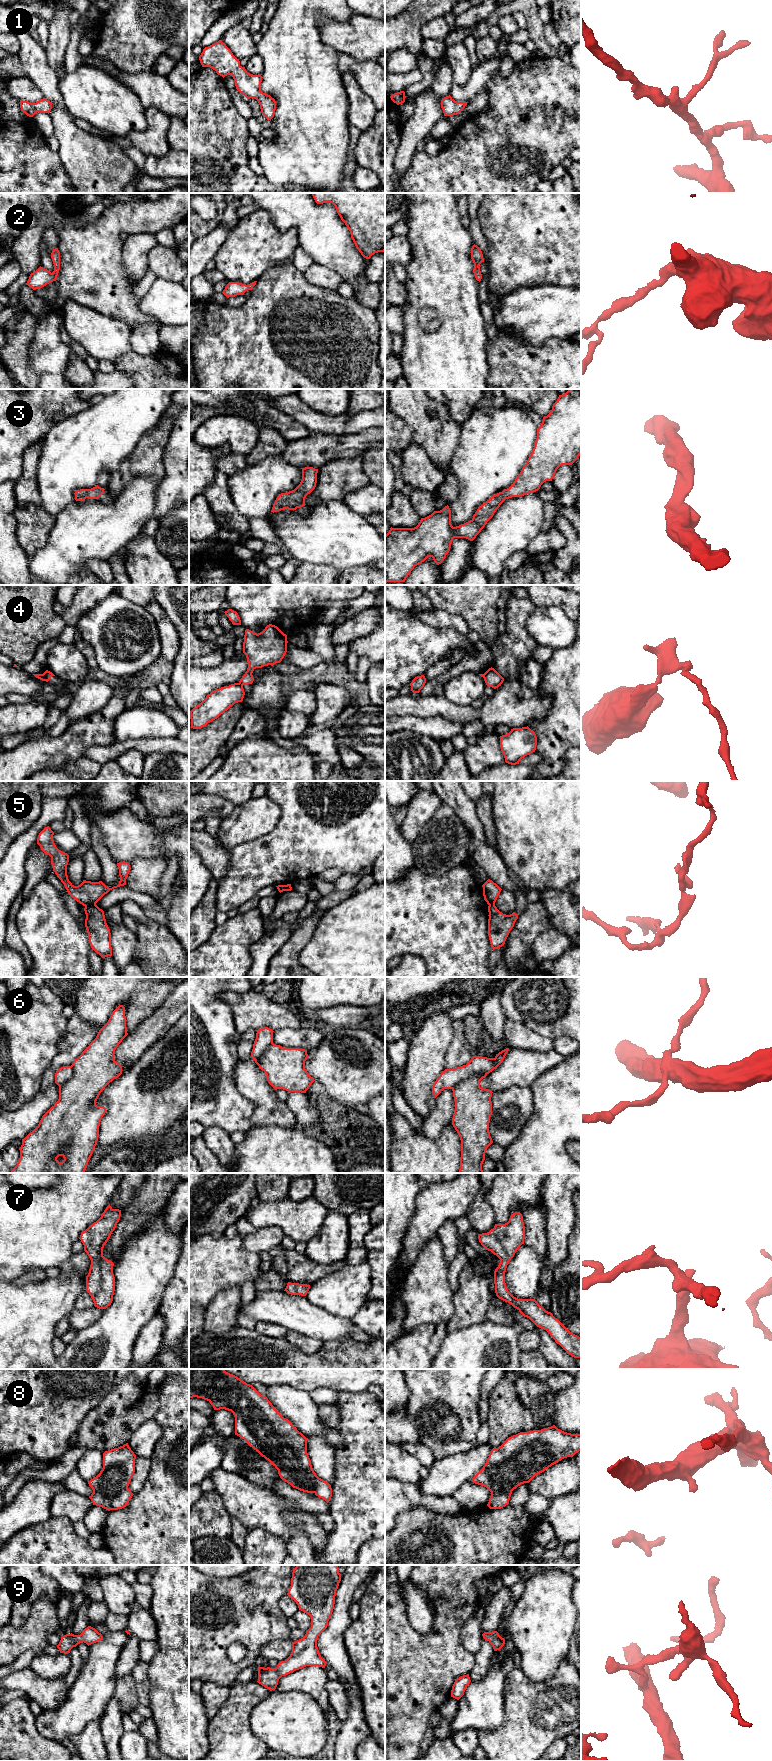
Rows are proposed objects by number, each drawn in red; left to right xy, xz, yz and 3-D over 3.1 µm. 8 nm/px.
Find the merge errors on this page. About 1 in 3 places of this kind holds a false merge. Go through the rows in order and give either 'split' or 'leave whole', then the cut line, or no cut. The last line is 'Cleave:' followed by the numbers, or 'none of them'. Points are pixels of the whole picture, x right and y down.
1: leave whole; no cut
2: leave whole; no cut
3: leave whole; no cut
4: split; cut in xz along (238, 683), (242, 686)
5: split; cut in xy along (95, 903), (85, 906)
6: leave whole; no cut
7: leave whole; no cut
8: split; cut in xy along (127, 1487), (122, 1489), (112, 1499), (111, 1509)
9: leave whole; no cut
Cleave: 4, 5, 8

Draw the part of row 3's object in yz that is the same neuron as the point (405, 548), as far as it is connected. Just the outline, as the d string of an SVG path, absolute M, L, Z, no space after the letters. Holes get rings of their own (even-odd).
M569 389L565 394L559 395L551 412L543 417L540 427L537 428L537 438L532 453L513 484L479 506L470 521L453 527L451 510L447 505L442 510L421 518L414 528L390 528L385 535L385 583L405 582L414 567L428 557L432 557L437 565L441 564L449 553L454 538L473 541L506 499L538 491L544 482L552 481L560 466L572 465L580 455L581 389Z

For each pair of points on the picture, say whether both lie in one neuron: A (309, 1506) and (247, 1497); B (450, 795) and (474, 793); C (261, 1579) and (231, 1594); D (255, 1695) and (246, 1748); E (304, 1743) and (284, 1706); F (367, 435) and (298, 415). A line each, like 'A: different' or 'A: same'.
A: different
B: different
C: same
D: same
E: same
F: different

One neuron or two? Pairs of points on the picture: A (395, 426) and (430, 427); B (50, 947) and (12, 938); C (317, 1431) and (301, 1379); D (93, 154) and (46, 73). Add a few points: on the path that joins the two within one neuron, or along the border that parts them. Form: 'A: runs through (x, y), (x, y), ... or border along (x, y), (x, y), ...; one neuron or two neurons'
A: border along (395, 414), (411, 429), (413, 442); two neurons
B: border along (16, 917), (16, 928), (28, 950), (31, 962); two neurons
C: border along (282, 1385), (290, 1385), (306, 1390), (309, 1393); two neurons
D: runs through (73, 134), (63, 124), (52, 93); one neuron

